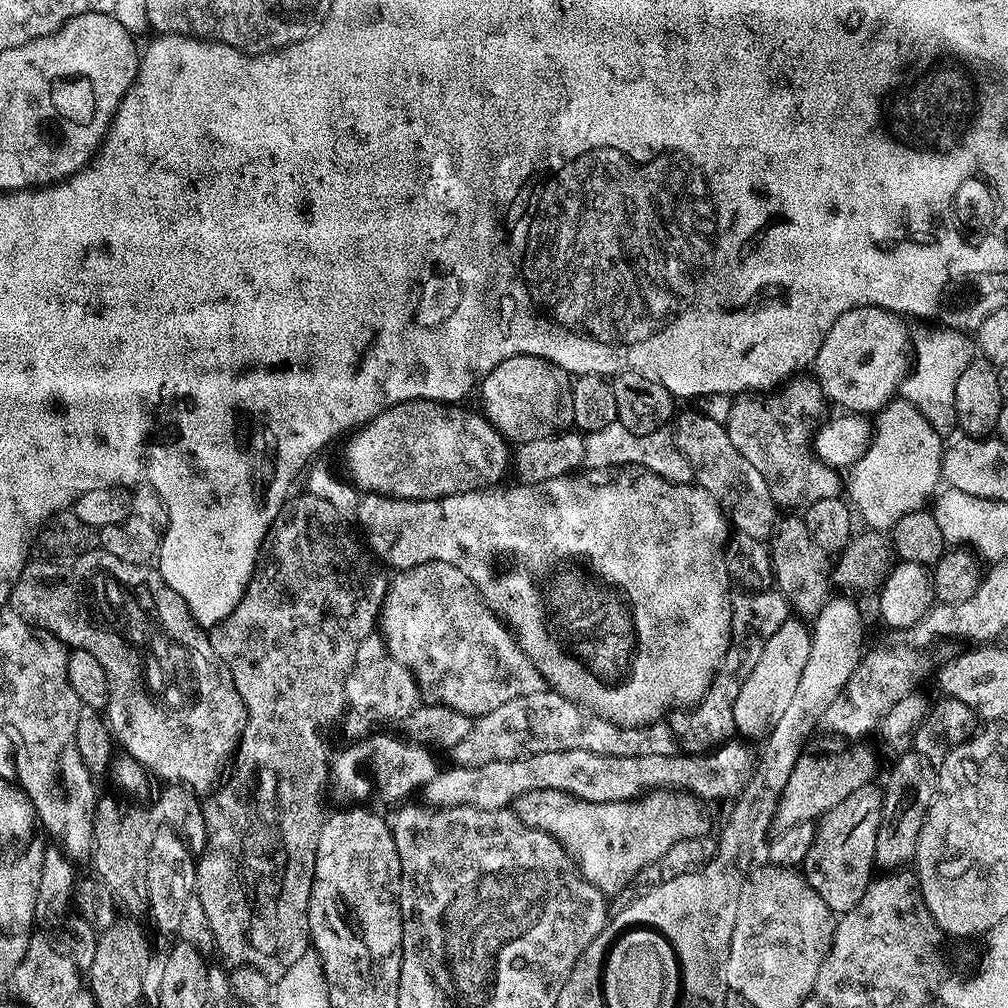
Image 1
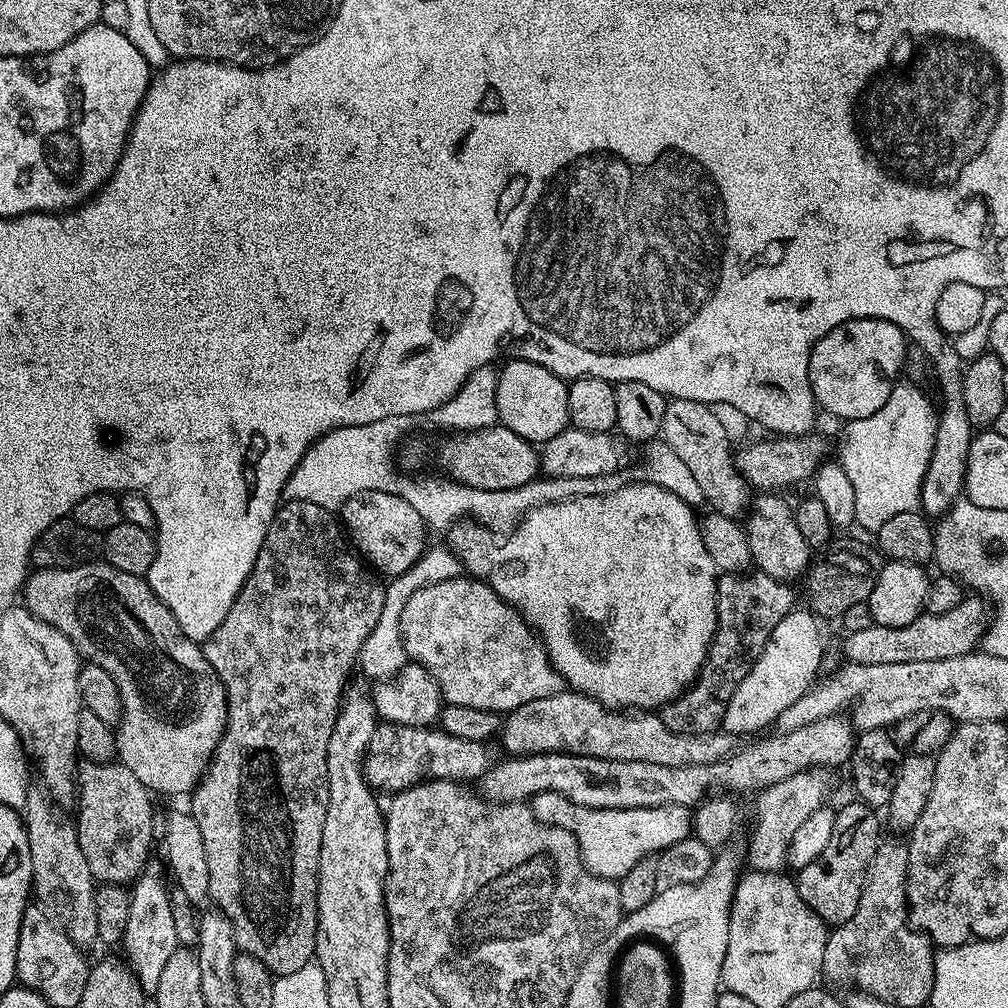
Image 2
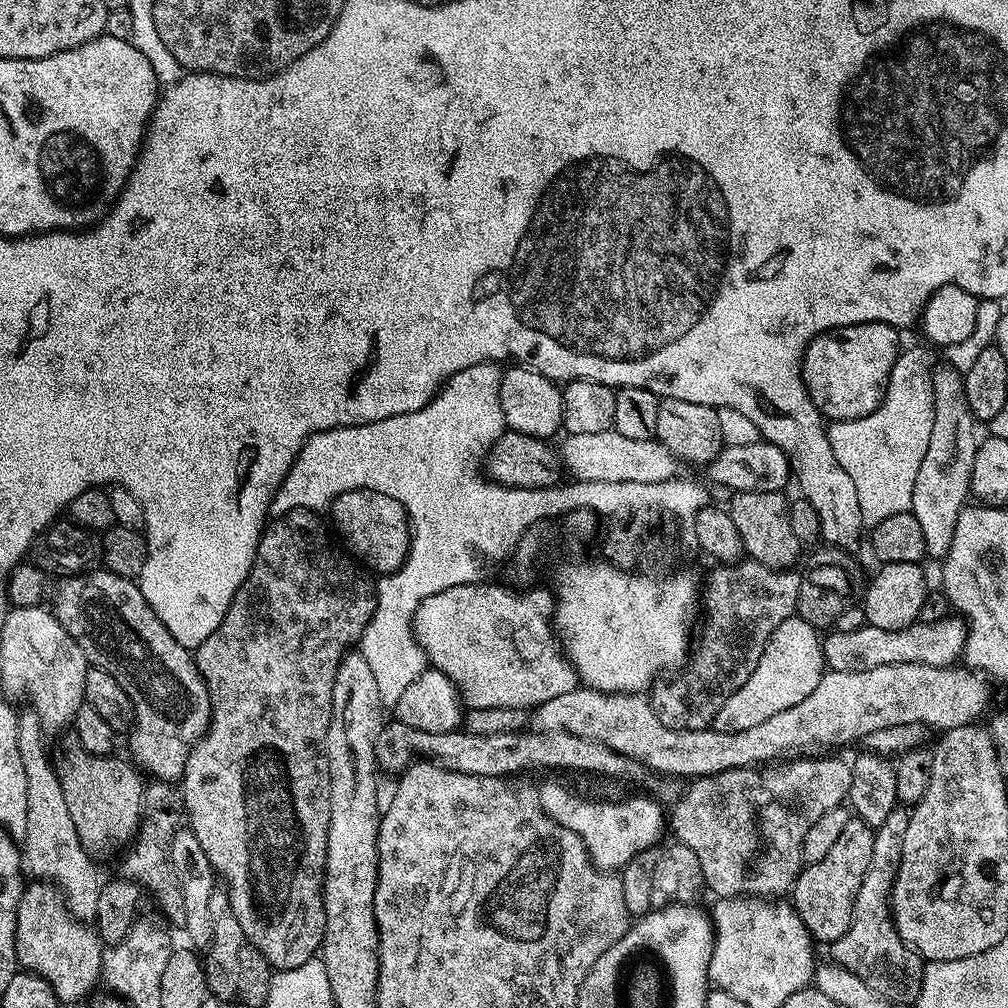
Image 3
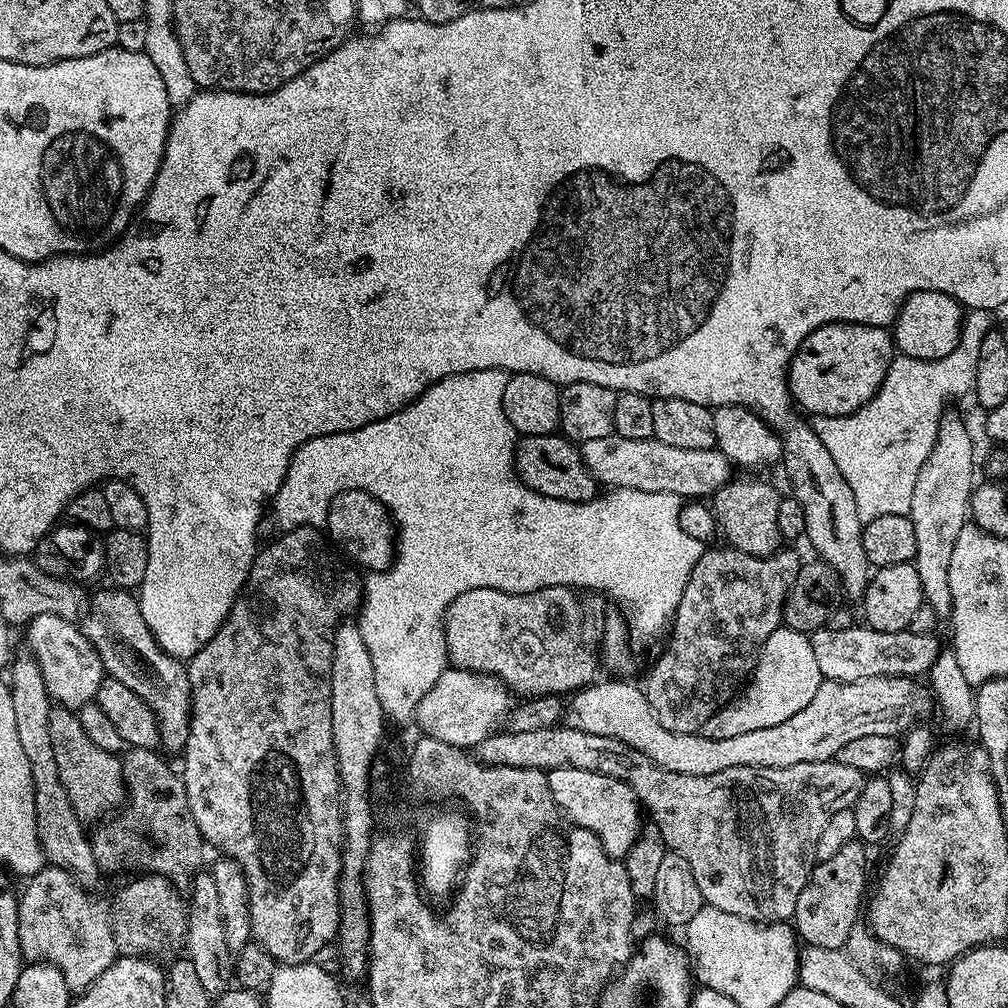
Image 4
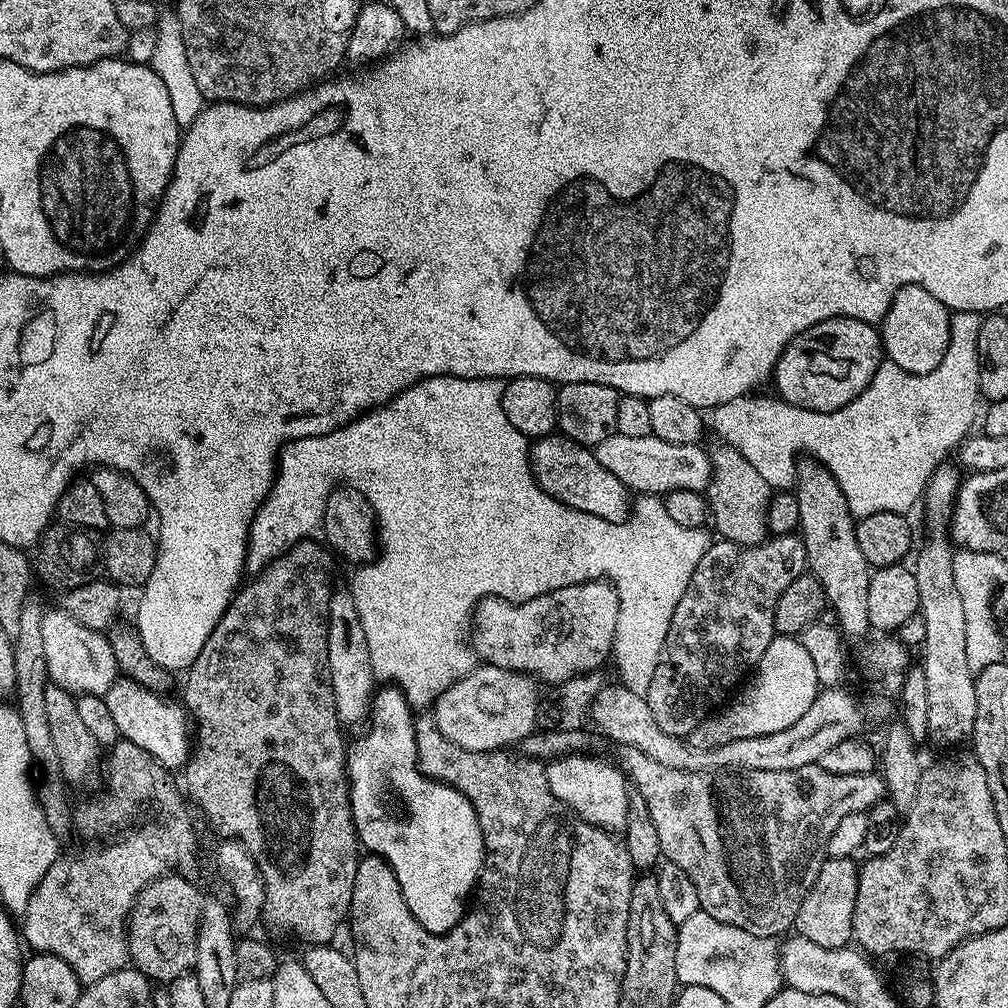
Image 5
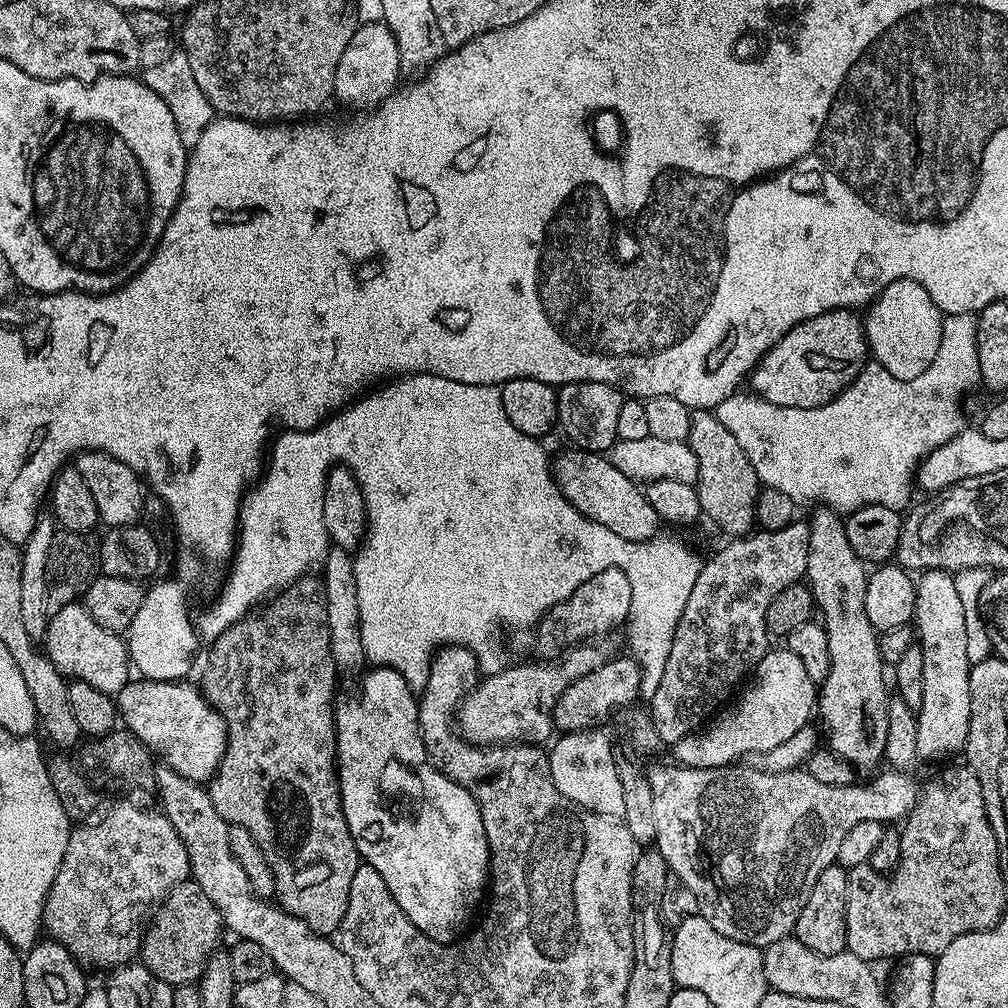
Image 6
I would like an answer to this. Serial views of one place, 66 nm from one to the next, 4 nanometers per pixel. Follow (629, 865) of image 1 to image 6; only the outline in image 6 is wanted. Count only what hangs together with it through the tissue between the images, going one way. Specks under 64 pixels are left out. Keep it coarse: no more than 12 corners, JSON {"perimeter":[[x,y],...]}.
{"perimeter":[[604,730],[566,732],[552,784],[580,808],[623,817],[618,756]]}

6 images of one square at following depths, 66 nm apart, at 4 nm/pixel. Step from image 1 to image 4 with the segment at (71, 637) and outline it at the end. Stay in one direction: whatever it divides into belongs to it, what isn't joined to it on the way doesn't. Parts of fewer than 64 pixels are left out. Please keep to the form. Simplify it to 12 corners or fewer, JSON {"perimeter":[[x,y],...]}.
{"perimeter":[[91,593],[78,627],[105,673],[150,706],[159,747],[192,721],[185,661],[160,648],[139,599]]}

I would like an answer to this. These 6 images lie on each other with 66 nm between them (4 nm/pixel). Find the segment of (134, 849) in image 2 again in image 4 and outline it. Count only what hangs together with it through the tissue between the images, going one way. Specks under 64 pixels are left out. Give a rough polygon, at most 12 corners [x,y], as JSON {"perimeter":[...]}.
{"perimeter":[[50,712],[50,746],[74,812],[97,821],[127,797],[122,761],[79,715]]}

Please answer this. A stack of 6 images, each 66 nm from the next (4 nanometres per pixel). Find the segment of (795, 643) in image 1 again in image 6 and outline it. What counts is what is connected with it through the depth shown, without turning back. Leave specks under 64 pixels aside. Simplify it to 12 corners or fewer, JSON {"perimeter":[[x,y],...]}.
{"perimeter":[[787,646],[676,743],[686,768],[726,768],[794,738],[818,685]]}

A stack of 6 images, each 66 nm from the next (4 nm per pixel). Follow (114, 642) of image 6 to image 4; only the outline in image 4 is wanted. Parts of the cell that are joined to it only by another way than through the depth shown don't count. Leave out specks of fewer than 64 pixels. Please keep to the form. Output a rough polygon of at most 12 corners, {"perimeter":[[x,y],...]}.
{"perimeter":[[38,614],[28,644],[48,695],[95,701],[104,663],[71,620]]}

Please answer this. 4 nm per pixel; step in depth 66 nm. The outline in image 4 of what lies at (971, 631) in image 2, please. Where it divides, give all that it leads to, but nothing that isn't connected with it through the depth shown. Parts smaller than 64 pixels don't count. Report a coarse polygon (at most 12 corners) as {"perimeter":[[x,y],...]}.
{"perimeter":[[867,626],[811,633],[825,680],[923,677],[932,634]]}

